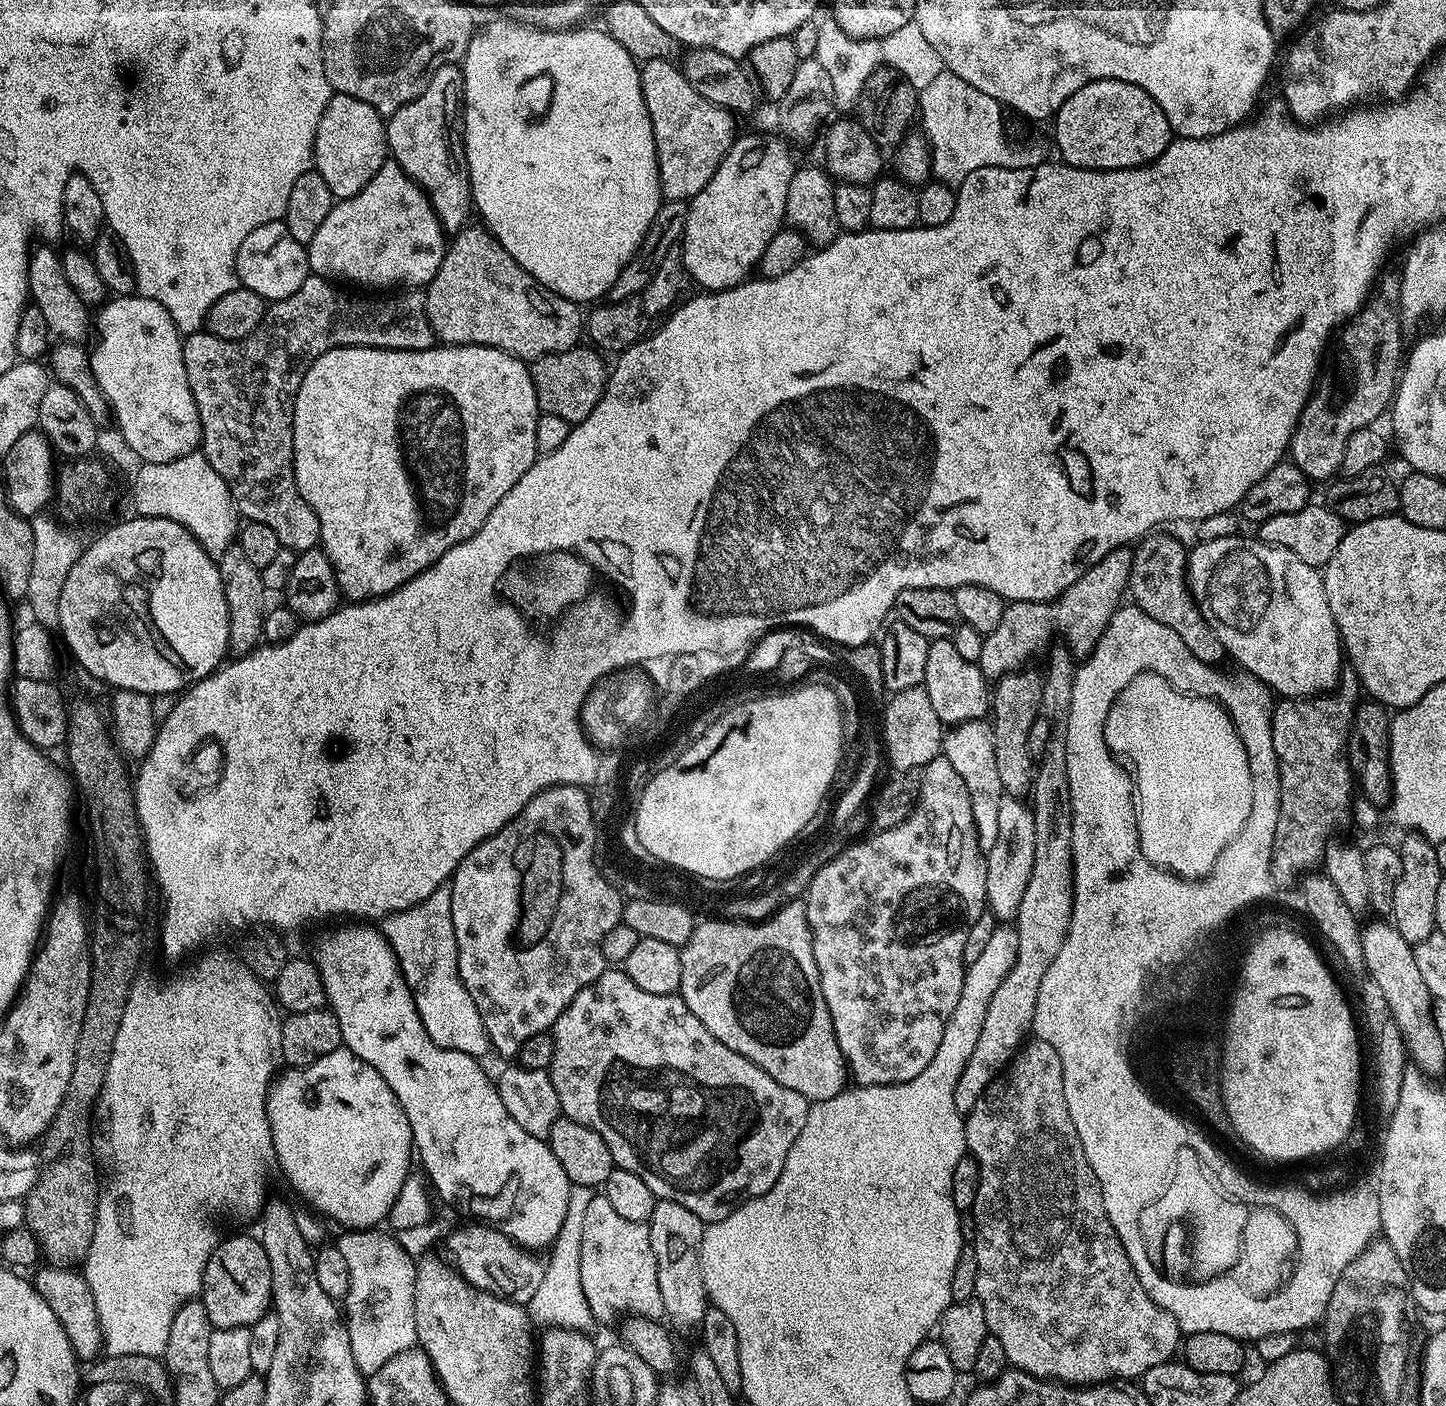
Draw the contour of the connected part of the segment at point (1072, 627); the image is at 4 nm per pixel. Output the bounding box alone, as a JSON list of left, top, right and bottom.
[979,546,1133,682]

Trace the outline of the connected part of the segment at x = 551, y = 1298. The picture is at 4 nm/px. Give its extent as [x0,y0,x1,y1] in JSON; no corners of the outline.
[526,1186,594,1333]

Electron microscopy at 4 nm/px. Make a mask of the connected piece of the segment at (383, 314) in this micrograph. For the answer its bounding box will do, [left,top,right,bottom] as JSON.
[178,274,434,554]

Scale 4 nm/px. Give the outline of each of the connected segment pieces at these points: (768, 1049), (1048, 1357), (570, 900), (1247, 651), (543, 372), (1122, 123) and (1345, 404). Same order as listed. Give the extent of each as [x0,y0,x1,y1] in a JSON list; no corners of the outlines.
[[678,899,850,1102],[964,1039,1182,1386],[450,784,625,1057],[1186,536,1342,698],[530,346,610,426],[1054,80,1174,172],[1287,271,1402,482]]

